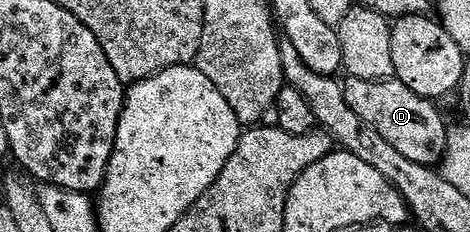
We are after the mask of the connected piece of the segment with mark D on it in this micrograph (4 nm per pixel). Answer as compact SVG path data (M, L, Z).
M349 77L343 88L347 103L351 103L351 109L368 125L373 125L375 131L379 131L379 135L387 139L387 143L407 155L407 159L433 167L444 158L450 126L445 125L440 111L433 106L436 104L430 98L421 97L411 91L411 87L396 79L372 81Z

